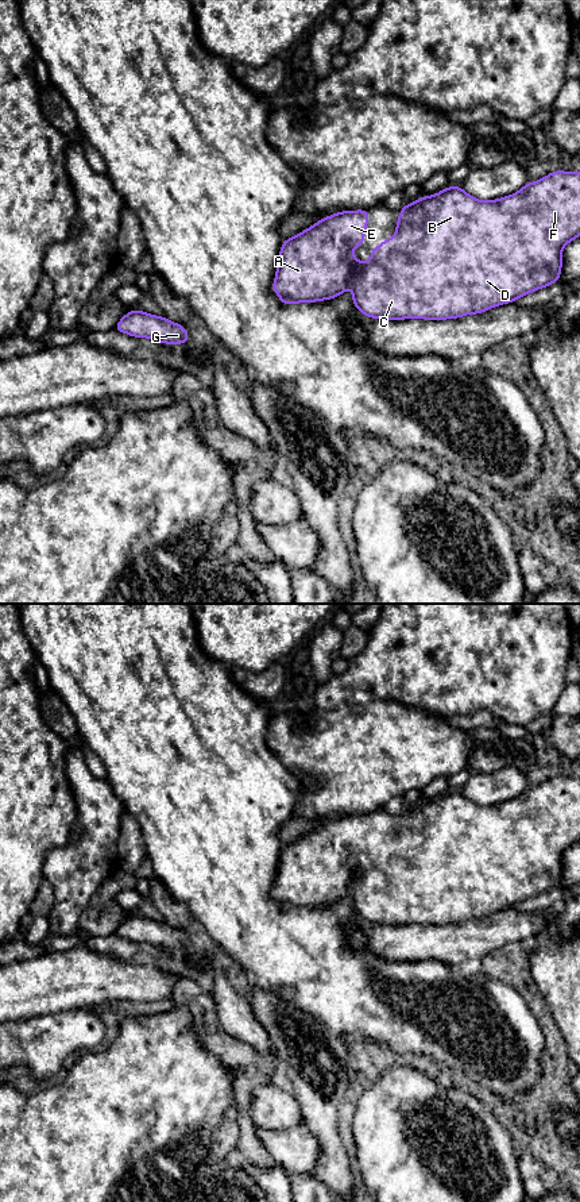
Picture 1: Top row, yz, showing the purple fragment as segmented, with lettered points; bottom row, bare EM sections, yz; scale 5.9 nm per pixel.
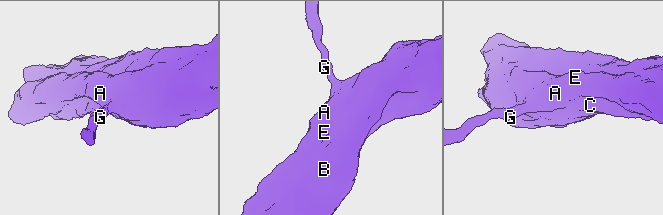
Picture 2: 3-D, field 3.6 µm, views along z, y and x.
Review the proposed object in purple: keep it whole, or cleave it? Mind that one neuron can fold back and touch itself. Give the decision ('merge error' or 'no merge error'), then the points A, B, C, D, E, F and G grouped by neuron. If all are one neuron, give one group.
no merge error; A B C D E F G

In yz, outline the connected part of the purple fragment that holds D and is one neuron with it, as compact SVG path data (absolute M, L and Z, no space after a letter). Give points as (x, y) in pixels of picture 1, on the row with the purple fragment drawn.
M558 169L496 200L477 200L459 185L422 196L402 207L394 236L374 247L370 261L364 263L355 258L353 249L364 244L367 227L367 209L341 211L285 239L272 281L272 290L281 303L291 305L332 300L351 286L355 308L367 317L382 320L448 320L511 304L560 280L562 250L580 236L580 172Z

